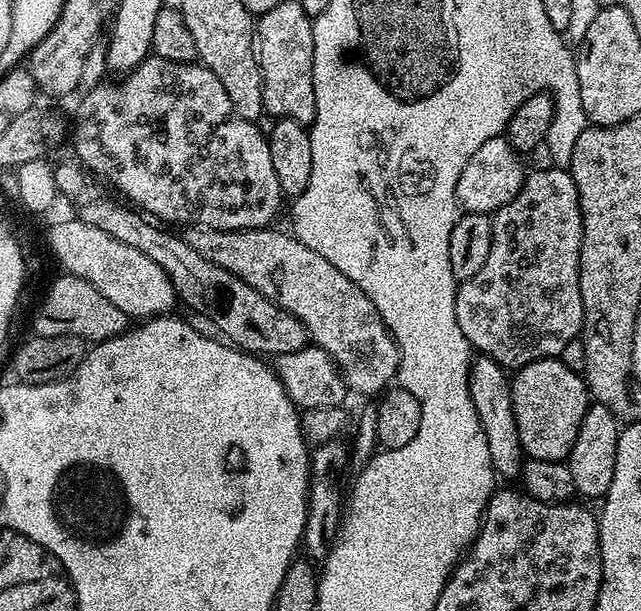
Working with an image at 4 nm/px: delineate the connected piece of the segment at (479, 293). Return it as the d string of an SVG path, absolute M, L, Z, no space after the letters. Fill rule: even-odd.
M551 168L550 170L532 170L524 177L524 185L496 212L491 213L492 241L490 242L490 255L486 257L486 266L474 274L474 278L466 278L459 281L454 302L454 314L458 318L458 330L466 334L466 342L479 355L489 356L494 362L498 362L506 370L516 370L534 360L551 360L559 358L566 342L577 339L581 335L584 326L584 307L582 306L582 294L580 293L580 247L584 237L584 216L580 212L580 195L574 186L574 178L571 171L563 168Z

